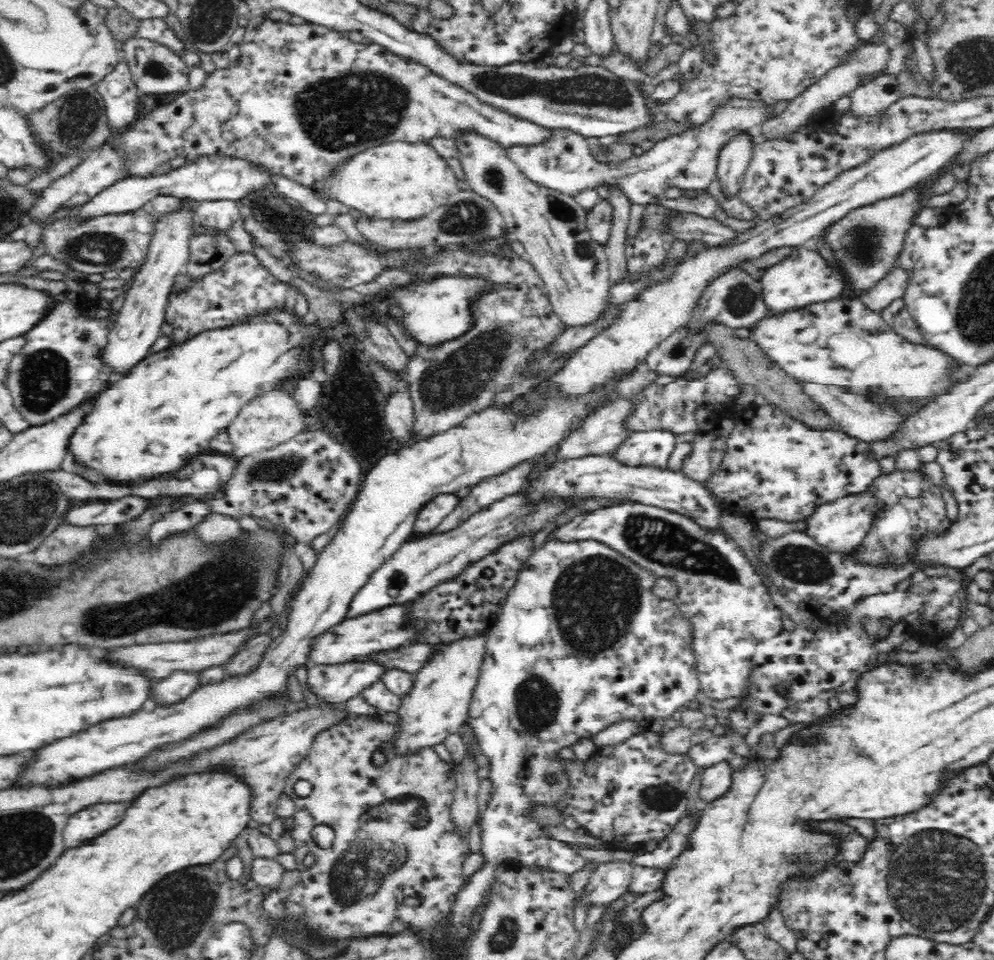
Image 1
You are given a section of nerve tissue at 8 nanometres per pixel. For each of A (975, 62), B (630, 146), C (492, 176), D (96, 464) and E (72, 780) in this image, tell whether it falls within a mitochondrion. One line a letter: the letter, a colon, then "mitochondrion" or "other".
A: mitochondrion
B: other
C: mitochondrion
D: other
E: other

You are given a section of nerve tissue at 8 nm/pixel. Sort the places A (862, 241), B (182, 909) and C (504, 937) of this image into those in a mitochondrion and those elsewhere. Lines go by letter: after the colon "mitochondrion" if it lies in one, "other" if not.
A: mitochondrion
B: mitochondrion
C: mitochondrion

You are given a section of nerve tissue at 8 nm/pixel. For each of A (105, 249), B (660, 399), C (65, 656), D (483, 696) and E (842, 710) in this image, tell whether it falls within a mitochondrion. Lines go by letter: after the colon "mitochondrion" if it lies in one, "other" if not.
A: mitochondrion
B: other
C: other
D: other
E: other

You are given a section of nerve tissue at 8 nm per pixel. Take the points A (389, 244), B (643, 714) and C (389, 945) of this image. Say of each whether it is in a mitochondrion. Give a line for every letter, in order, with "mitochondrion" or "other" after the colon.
A: other
B: other
C: other

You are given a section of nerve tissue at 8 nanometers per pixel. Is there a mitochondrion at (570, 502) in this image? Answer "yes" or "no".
no

